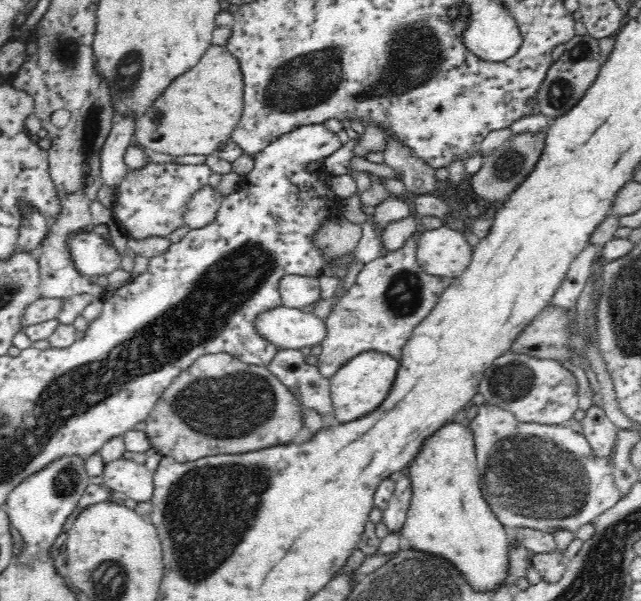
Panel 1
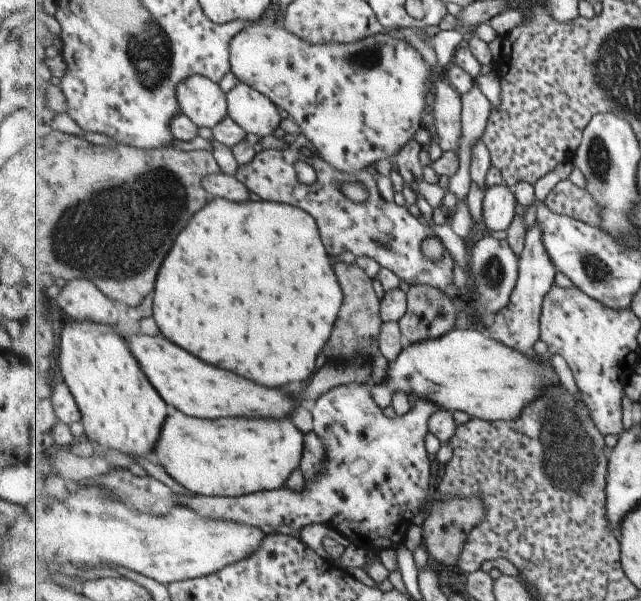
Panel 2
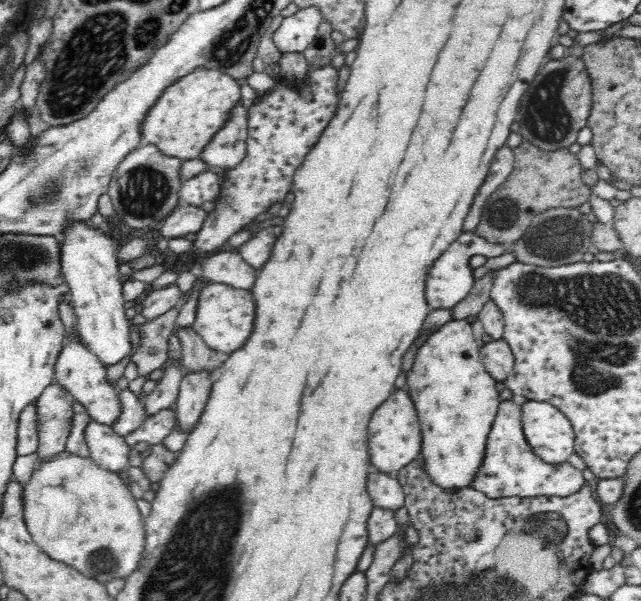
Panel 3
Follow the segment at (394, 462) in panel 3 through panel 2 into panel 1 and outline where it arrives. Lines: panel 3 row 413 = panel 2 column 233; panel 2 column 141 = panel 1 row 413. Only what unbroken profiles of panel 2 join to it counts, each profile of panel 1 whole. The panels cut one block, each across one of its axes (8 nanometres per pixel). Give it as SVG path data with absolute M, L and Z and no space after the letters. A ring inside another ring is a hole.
M368 350L348 359L333 374L330 382L332 414L339 422L350 422L362 414L373 410L392 389L398 370L399 360L391 355Z

